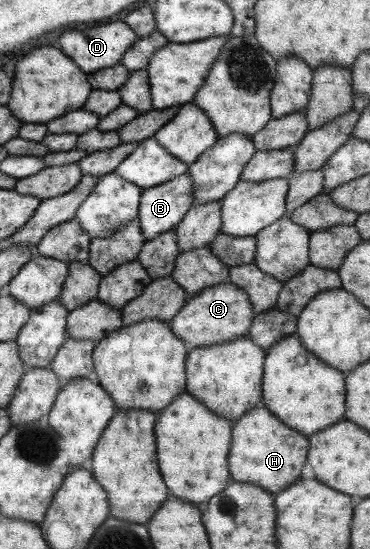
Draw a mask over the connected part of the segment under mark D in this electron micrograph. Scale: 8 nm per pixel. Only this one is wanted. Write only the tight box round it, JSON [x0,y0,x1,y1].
[59,20,137,74]

